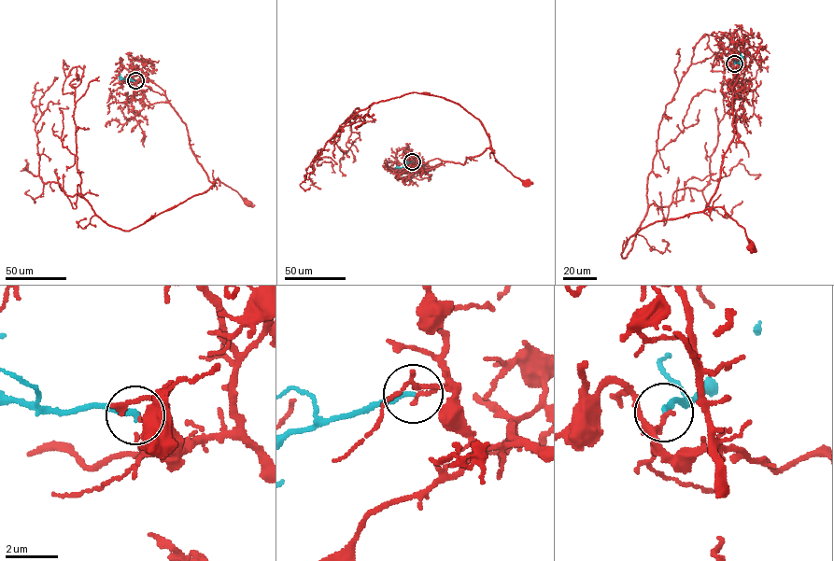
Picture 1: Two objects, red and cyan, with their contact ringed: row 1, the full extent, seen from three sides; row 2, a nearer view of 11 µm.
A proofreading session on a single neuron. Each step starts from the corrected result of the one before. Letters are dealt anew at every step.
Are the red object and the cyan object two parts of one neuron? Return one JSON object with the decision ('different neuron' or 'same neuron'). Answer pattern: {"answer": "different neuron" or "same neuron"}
{"answer": "different neuron"}

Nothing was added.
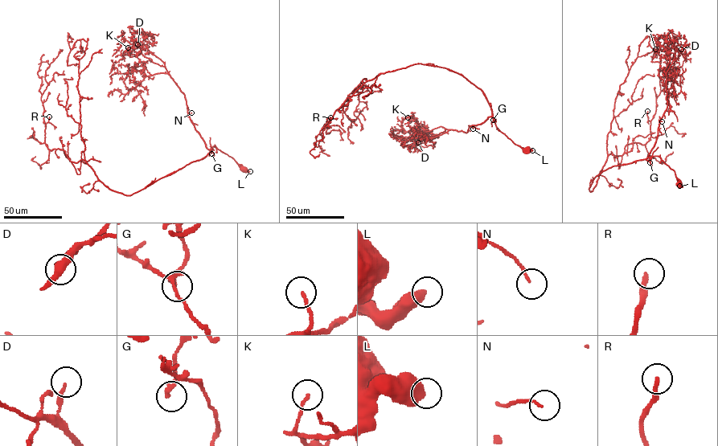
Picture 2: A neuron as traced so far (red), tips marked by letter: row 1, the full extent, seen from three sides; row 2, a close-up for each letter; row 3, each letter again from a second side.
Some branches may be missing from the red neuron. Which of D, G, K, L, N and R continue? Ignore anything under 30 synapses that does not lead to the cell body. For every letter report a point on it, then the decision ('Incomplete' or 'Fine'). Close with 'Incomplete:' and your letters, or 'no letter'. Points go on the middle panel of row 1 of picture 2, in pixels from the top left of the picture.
D: Place: (418, 142). Fine
G: Place: (493, 120). Fine
K: Place: (408, 117). Fine
L: Place: (532, 150). Fine
N: Place: (473, 128). Fine
R: Place: (330, 117). Incomplete
Incomplete: R

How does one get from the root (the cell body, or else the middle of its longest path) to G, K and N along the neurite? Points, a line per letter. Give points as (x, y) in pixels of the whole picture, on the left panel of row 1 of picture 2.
G: (243, 168), (215, 145), (211, 153)
K: (243, 168), (215, 145), (206, 146), (190, 120), (185, 94), (166, 67), (145, 58), (136, 41), (128, 47)
N: (243, 168), (215, 145), (207, 148), (190, 120), (188, 113), (191, 112)

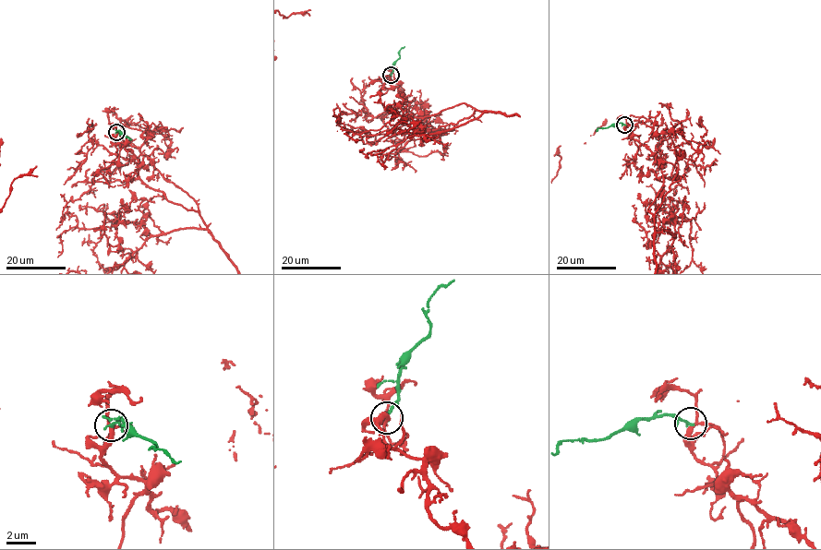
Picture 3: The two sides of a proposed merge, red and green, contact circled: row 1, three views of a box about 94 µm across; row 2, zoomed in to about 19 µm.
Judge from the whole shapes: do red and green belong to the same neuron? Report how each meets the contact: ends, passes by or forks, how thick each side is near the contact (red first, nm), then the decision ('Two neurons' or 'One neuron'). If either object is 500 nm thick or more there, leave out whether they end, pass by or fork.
At the ring red forks. At the ring green ends. Thickness 220 nm (red) against 200 nm. Two neurons

